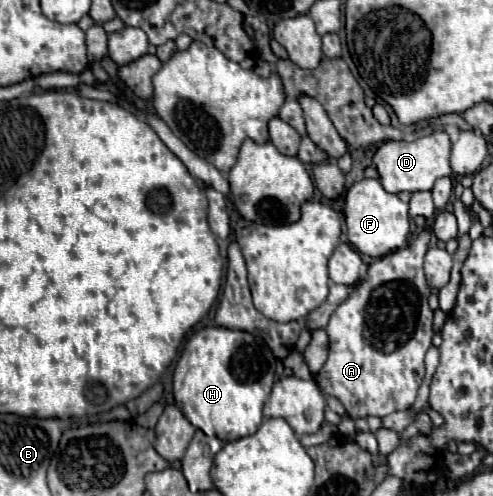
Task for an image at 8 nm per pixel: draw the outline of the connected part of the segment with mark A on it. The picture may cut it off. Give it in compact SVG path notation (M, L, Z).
M423 230L405 250L391 252L373 262L367 268L365 282L333 312L327 324L329 358L315 374L315 382L323 392L339 398L353 420L365 416L383 418L397 410L409 410L415 402L417 390L425 376L423 358L431 348L433 338L433 310L427 304L431 288L423 274L423 256L427 252L427 244L429 232Z

